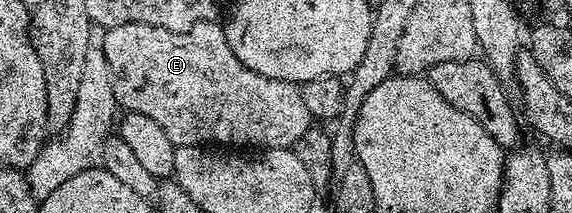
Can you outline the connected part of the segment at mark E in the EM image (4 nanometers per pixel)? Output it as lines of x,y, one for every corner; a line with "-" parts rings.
204,20
195,26
191,26
186,32
172,32
171,30
163,30
159,26
147,26
146,24
115,26
105,32
103,50
107,54
107,66
111,66
113,89
115,90
115,98
118,105
125,112
147,114
147,118
152,118
158,126
163,126
163,134
167,134
167,138
171,138
171,142
176,147
182,148
192,144
198,146
241,146
237,144
254,144
254,149
257,150
267,148
292,149
293,144
299,142
299,138
303,138
303,134
311,126
311,117
307,106
303,106
303,94
300,87
292,84
290,80
272,80
263,74
255,74
255,70
247,70
247,66
243,66
243,62
239,62
239,58
235,58
235,54
231,54
231,46
227,46
225,29
220,23

